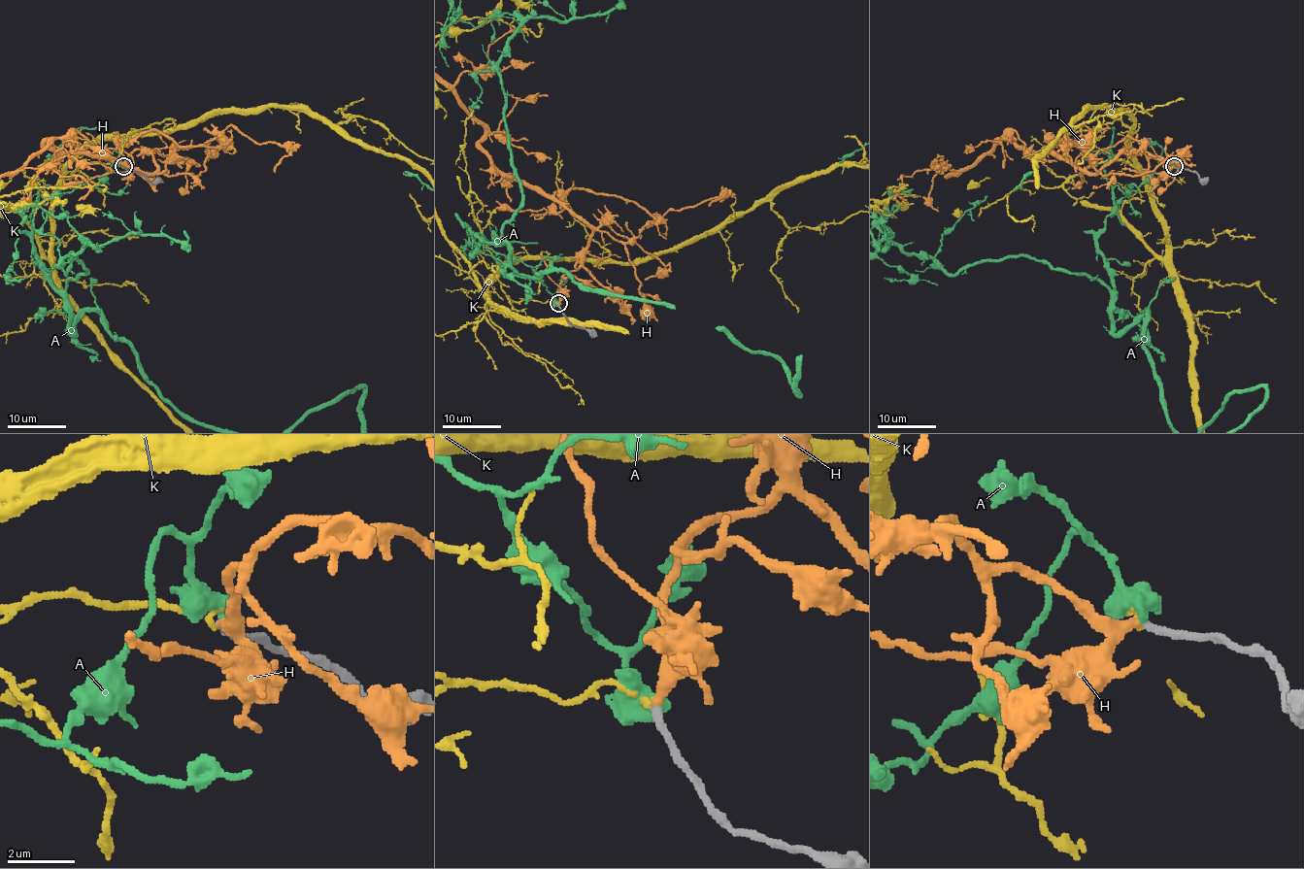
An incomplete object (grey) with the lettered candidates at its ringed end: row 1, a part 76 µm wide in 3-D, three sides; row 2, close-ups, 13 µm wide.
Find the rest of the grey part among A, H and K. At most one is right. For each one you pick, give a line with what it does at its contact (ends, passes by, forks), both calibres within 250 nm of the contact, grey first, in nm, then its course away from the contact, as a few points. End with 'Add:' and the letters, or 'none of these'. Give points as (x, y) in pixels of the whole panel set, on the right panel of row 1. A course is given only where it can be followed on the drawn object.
H: it ends; calibres 200 and 360 nm
Add: H

